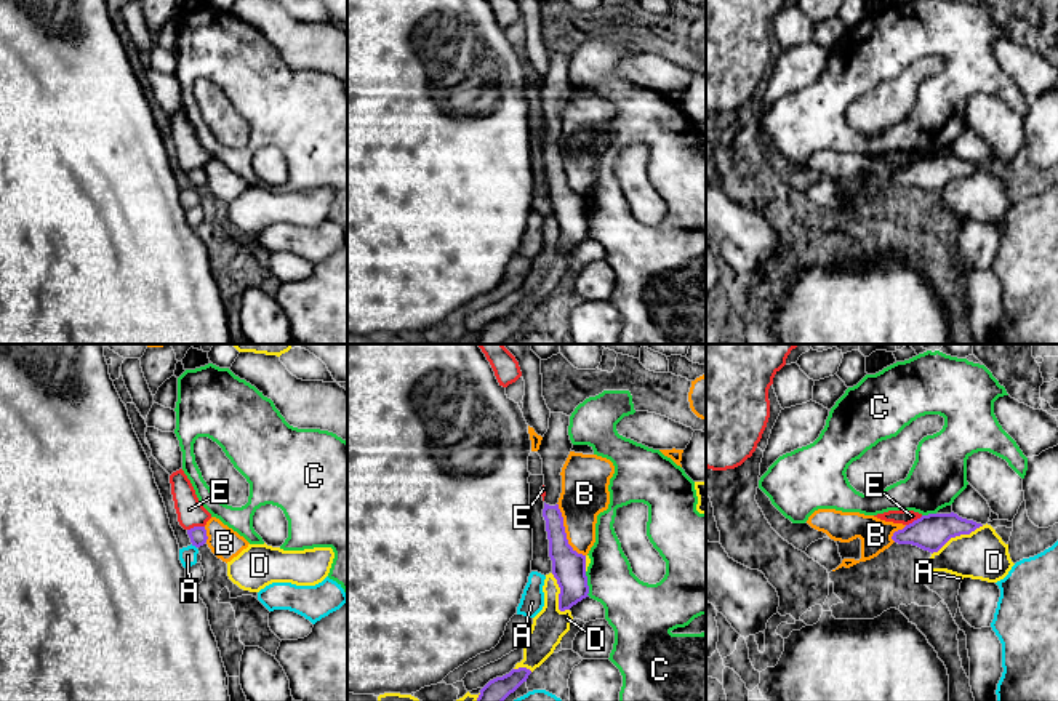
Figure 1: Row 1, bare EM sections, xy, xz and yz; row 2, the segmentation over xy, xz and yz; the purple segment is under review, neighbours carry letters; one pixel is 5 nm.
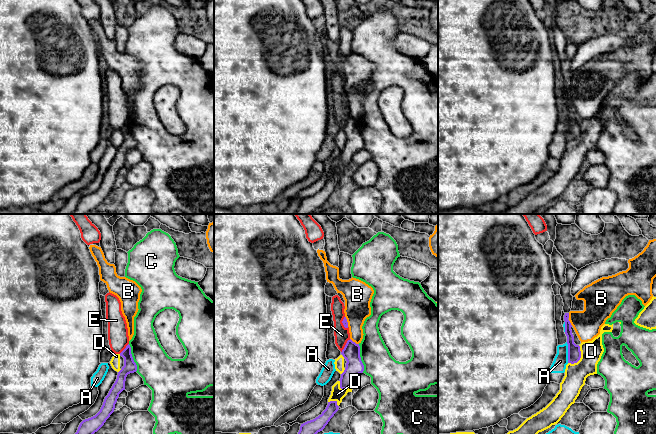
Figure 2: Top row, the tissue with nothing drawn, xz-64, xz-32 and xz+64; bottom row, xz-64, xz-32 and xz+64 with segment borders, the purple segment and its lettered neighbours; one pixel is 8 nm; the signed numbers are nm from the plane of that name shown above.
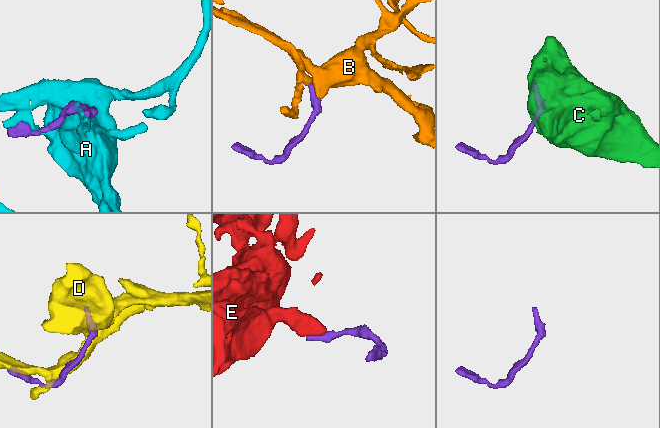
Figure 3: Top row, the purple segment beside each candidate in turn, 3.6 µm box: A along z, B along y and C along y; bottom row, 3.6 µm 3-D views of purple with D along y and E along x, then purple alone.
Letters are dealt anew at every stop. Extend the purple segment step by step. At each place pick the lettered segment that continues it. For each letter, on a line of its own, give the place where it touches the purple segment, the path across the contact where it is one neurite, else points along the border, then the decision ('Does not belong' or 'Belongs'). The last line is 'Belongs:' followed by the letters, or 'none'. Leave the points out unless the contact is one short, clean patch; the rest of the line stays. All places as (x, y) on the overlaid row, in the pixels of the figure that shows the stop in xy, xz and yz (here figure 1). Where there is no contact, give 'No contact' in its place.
A: Touches purple at xy (194, 544). Does not belong
B: Touches purple at xz (564, 532). Boundary: xz (557, 503), (567, 541), (585, 556). Does not belong
C: Touches purple at xz (586, 584). Boundary: xz (585, 572), (589, 596). Does not belong
D: Touches purple at yz (957, 535). Does not belong
E: Touches purple at xy (196, 527). Boundary: xy (204, 525), (194, 525), (188, 530). Does not belong
Belongs: none

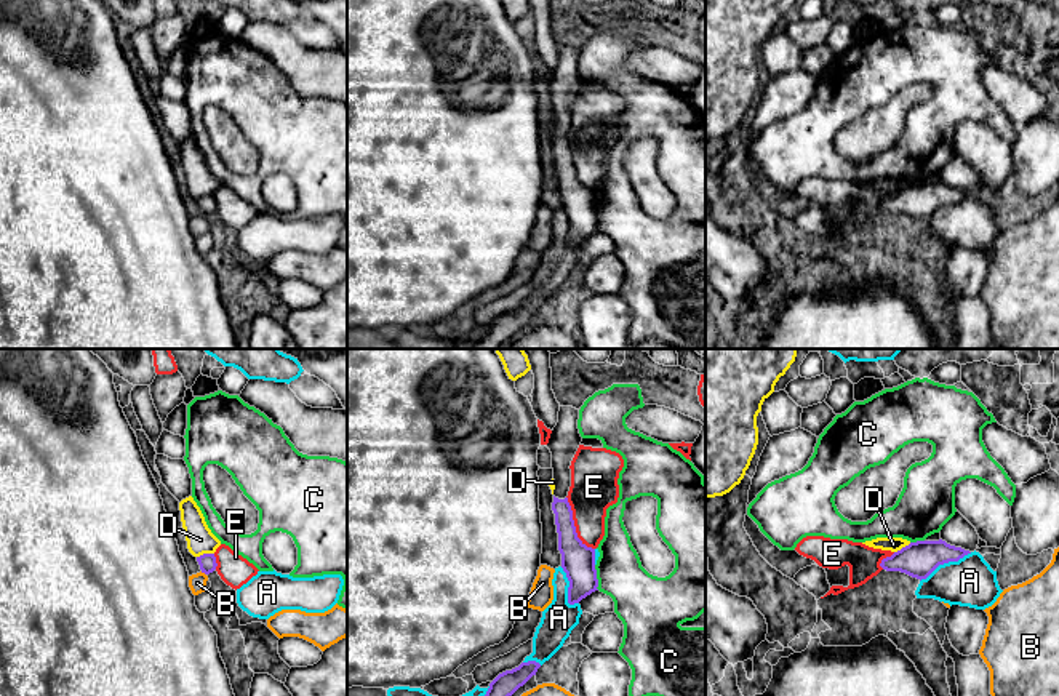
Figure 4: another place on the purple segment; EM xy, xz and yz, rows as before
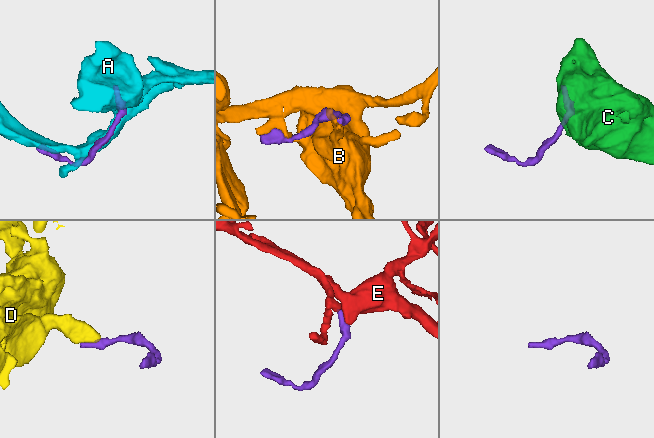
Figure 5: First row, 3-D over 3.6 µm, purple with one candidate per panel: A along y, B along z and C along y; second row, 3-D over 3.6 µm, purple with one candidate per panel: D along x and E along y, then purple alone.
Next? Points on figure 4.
A: Touches purple at yz (946, 562). Does not belong
B: Touches purple at xy (203, 572). Does not belong
C: Touches purple at xz (595, 578). Boundary: xz (594, 565), (599, 589). Does not belong
D: Touches purple at xy (205, 554). Boundary: xy (213, 552), (203, 552), (197, 557). Does not belong
E: Touches purple at xz (573, 525). Boundary: xz (567, 496), (576, 535), (594, 549). Does not belong
Belongs: none

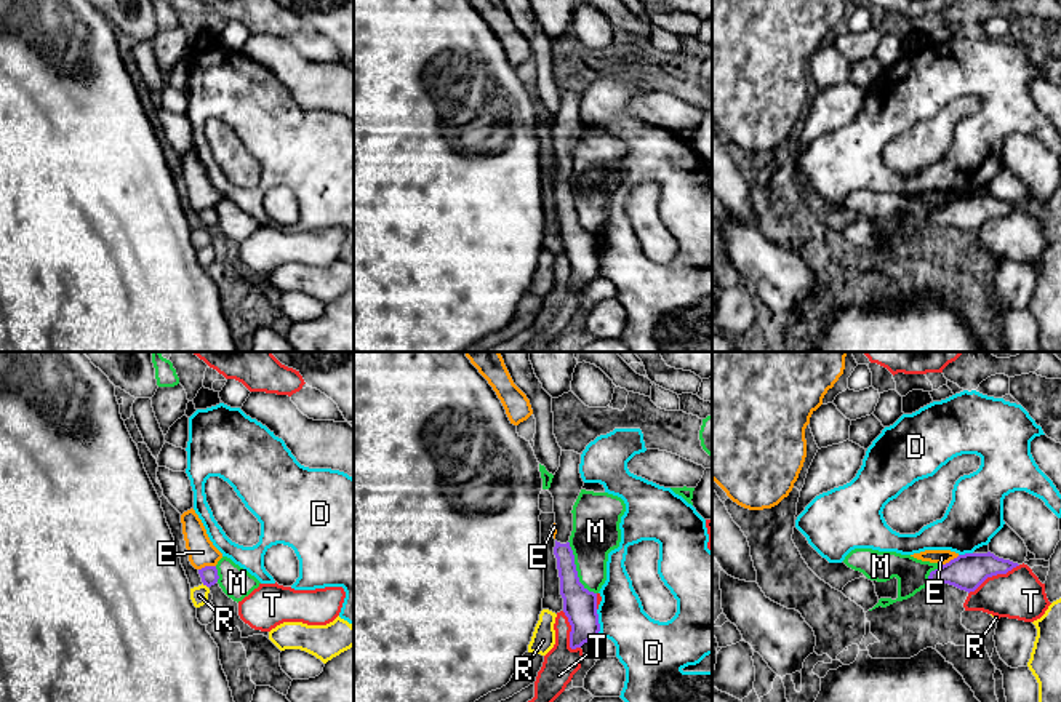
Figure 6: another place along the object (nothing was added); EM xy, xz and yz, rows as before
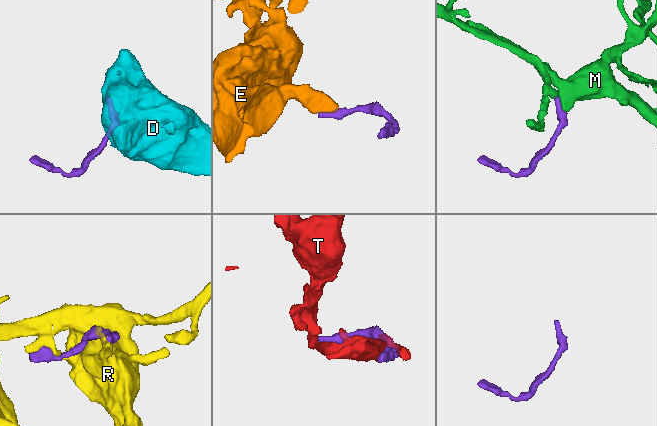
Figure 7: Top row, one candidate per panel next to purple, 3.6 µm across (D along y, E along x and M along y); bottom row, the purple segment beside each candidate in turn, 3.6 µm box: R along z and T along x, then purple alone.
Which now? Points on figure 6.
D: Touches purple at xz (597, 622). Boundary: xz (596, 610), (600, 634). Does not belong
E: Touches purple at xy (207, 566). Boundary: xy (215, 565), (205, 565), (199, 570). Does not belong
M: Touches purple at xz (575, 570). Boundary: xz (568, 541), (578, 579), (596, 594). Does not belong
R: Touches purple at xy (205, 584). Does not belong
T: Touches purple at yz (994, 574). Does not belong
Belongs: none

